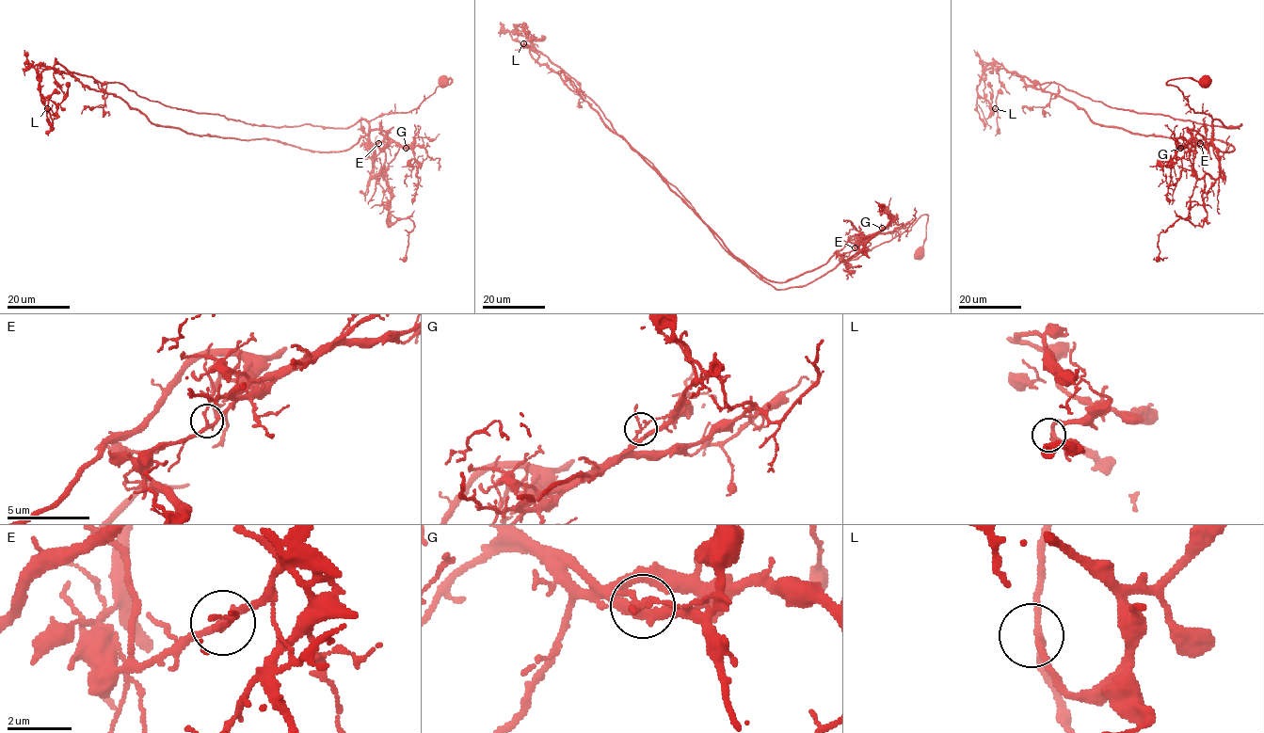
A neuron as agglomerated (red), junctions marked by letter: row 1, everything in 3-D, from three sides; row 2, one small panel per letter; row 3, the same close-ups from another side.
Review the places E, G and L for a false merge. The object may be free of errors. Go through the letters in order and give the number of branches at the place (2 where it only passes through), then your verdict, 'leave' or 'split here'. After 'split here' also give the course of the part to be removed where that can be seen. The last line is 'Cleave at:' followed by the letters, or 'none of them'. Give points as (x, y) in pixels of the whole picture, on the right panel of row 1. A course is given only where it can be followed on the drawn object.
E: 3 | leave
G: 3 | split here | (1180, 148), (1195, 130), (1221, 151), (1234, 149), (1096, 124), (1072, 103), (991, 65), (982, 101)
L: 3 | leave
Cleave at: G

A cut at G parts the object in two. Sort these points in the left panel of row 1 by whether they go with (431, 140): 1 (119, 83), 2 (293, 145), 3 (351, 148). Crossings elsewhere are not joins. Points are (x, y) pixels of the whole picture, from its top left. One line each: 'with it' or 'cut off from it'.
1: cut off from it
2: with it
3: with it

